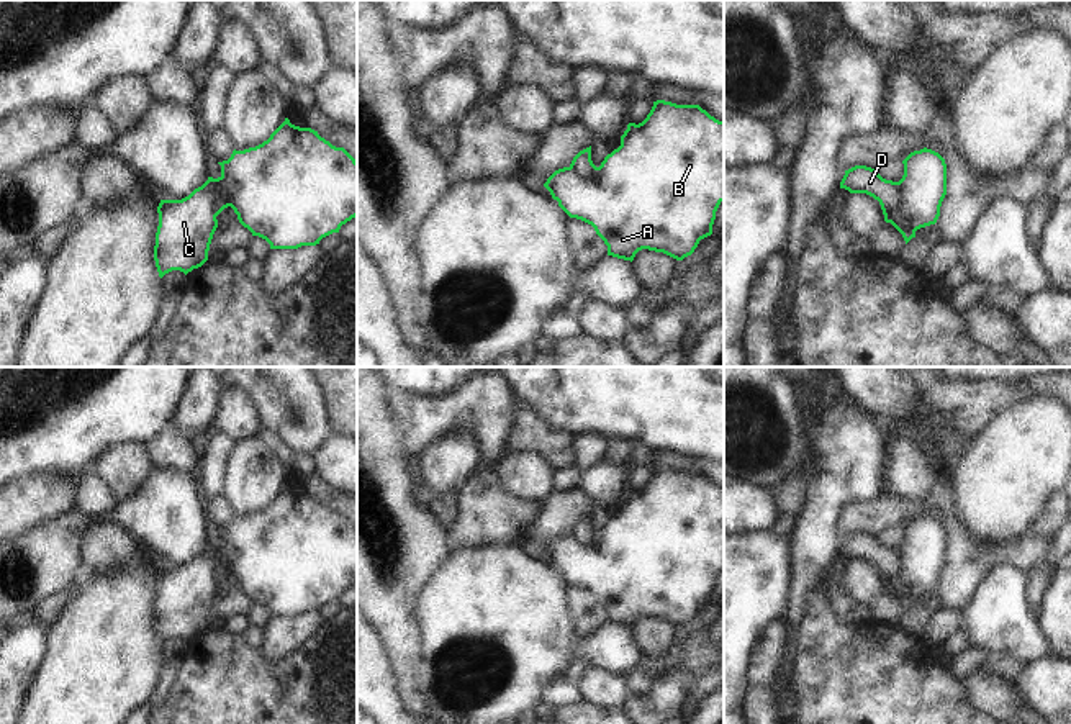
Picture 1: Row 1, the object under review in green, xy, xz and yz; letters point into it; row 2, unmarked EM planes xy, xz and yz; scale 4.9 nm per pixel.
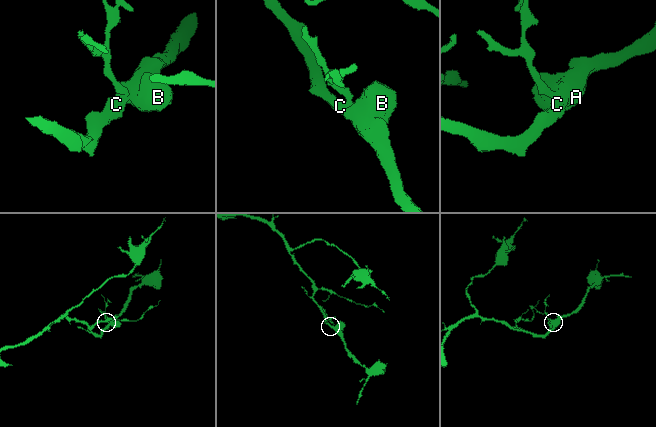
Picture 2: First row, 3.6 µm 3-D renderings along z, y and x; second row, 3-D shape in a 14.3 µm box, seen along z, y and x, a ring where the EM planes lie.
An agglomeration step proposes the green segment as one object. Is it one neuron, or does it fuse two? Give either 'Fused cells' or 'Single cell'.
Fused cells.

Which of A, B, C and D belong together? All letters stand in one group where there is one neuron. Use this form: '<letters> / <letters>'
A B C / D

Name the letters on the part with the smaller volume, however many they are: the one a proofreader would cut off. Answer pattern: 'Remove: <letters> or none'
Remove: D.

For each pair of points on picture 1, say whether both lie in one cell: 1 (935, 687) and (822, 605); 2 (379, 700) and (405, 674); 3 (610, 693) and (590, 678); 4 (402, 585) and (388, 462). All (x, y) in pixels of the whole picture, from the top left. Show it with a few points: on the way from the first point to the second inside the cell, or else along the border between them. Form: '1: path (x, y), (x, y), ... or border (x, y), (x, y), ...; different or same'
1: path (903, 687), (888, 687), (839, 638); same
2: border (380, 646), (390, 664), (403, 706); different
3: path (605, 690), (595, 683); same
4: path (402, 554), (402, 526), (388, 506), (388, 493); same

